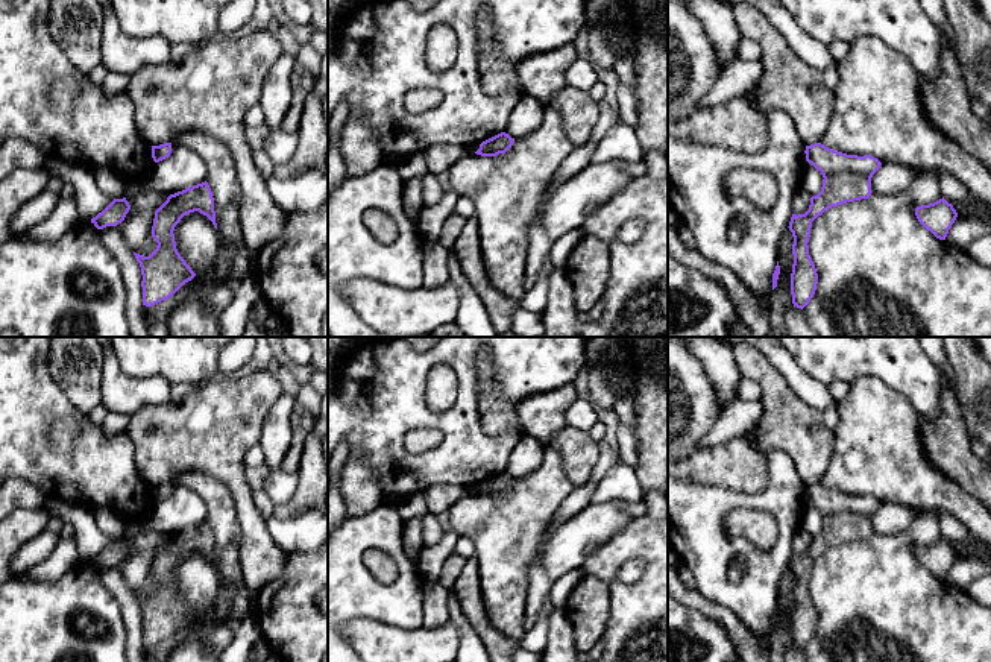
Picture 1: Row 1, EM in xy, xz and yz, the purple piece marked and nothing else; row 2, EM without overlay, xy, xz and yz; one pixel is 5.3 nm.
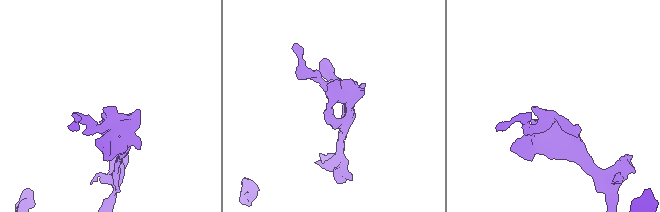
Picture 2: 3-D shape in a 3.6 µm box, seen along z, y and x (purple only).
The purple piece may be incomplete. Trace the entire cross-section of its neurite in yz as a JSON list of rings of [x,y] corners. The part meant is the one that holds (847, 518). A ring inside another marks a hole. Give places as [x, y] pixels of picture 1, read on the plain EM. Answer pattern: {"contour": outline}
{"contour": [[[821,483],[806,486],[806,501],[823,515],[823,527],[810,537],[809,550],[804,554],[792,554],[789,571],[792,585],[791,635],[797,648],[804,648],[813,638],[818,613],[809,595],[809,577],[812,562],[832,547],[847,542],[868,539],[871,536],[871,518],[882,503],[871,495],[847,495],[826,487]]]}

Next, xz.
{"contour": [[[501,472],[480,484],[480,489],[475,492],[481,496],[496,496],[505,493],[513,486],[514,478],[508,474]]]}

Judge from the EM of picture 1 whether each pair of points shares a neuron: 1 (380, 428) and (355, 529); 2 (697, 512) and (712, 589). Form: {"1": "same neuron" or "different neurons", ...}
{"1": "different neurons", "2": "same neuron"}

